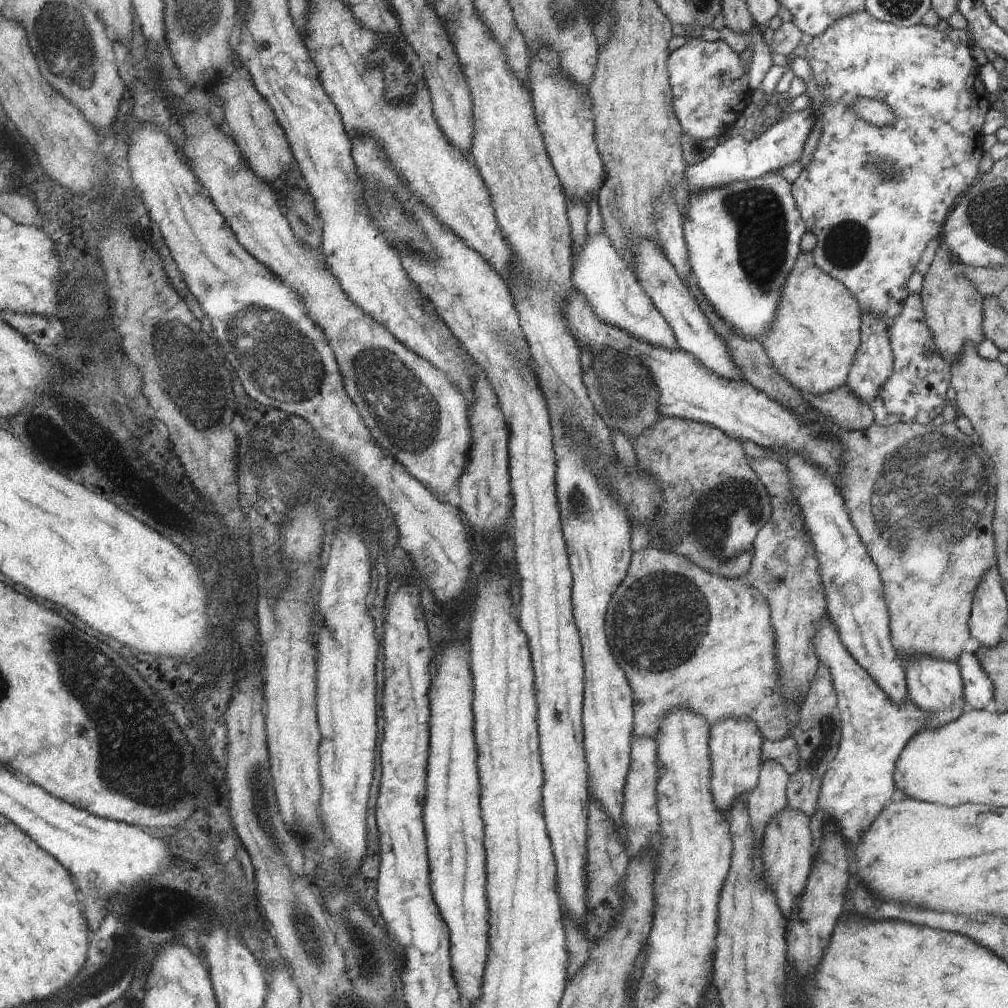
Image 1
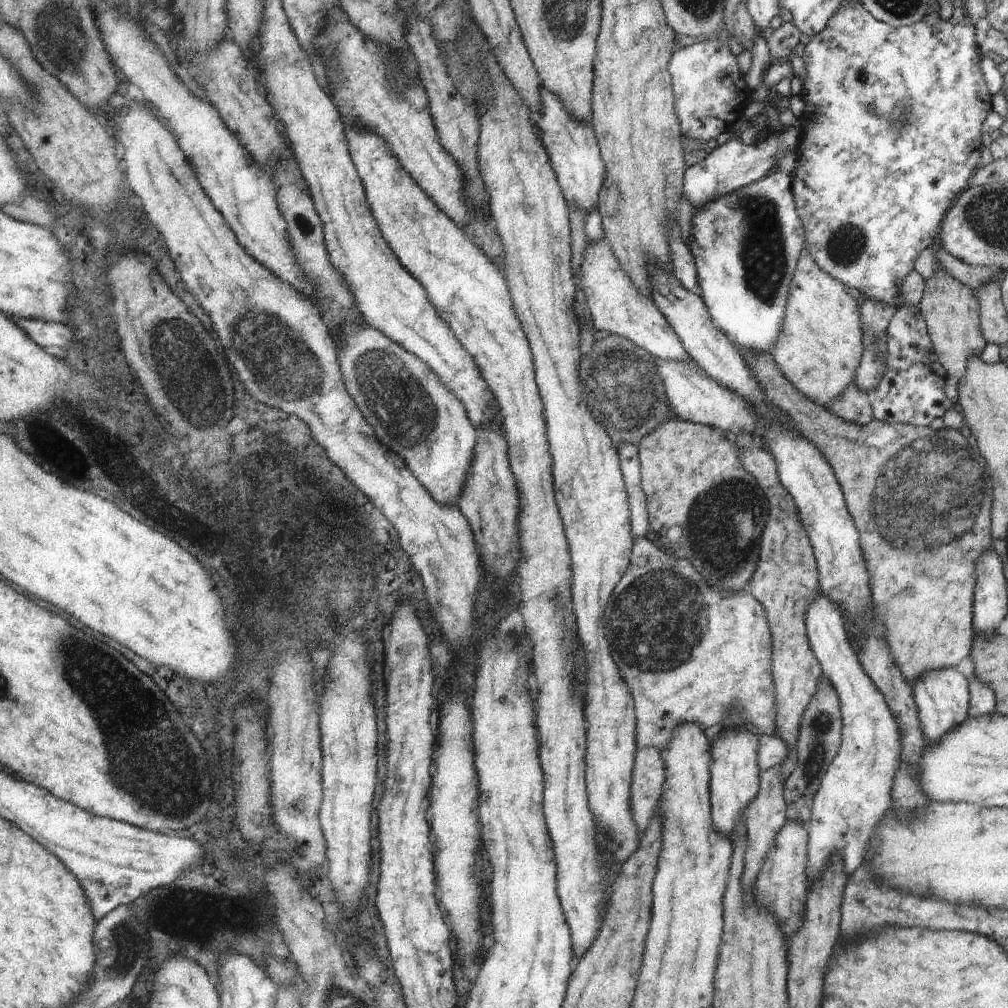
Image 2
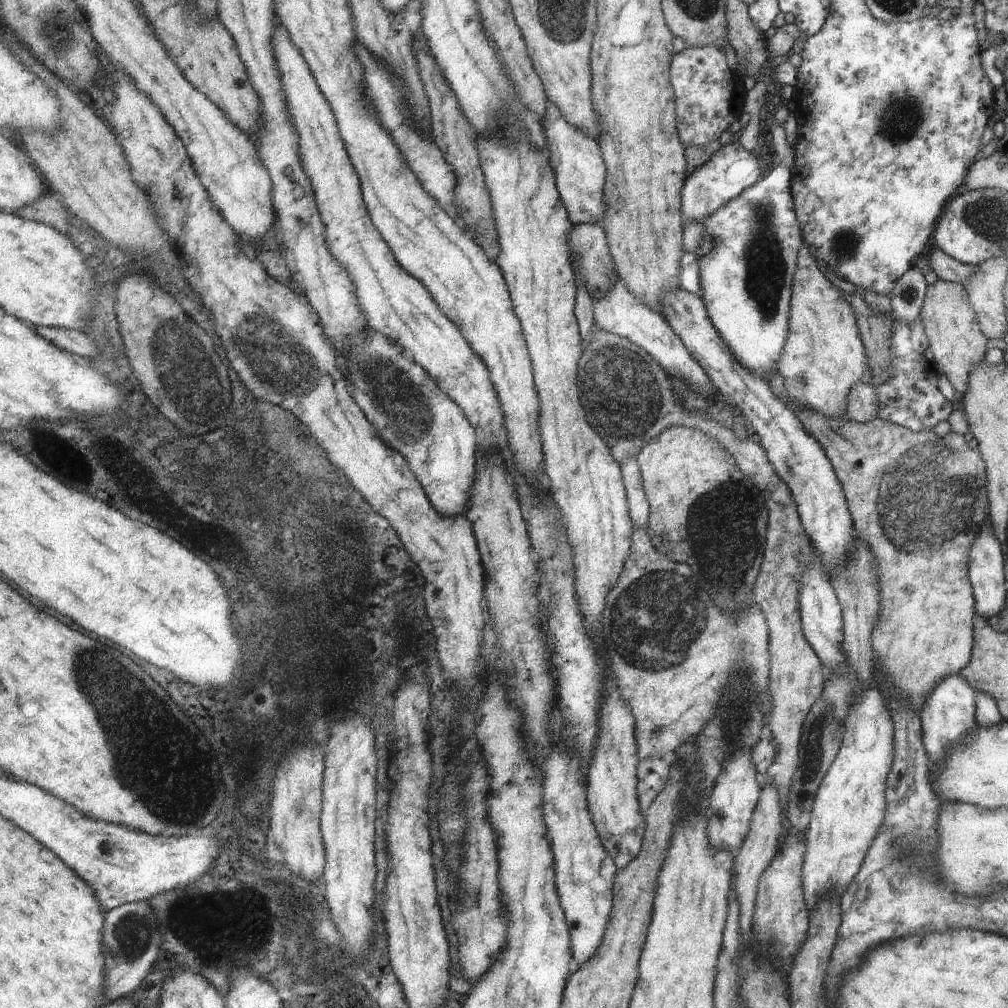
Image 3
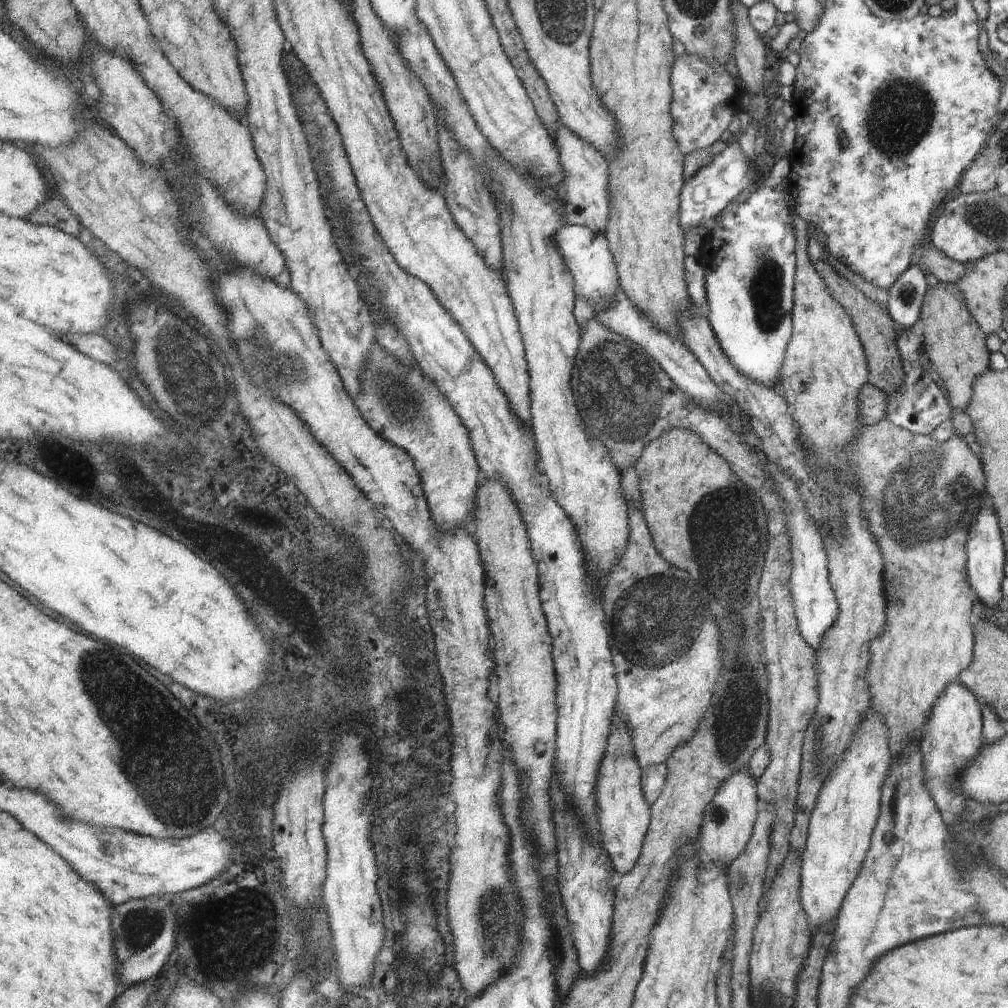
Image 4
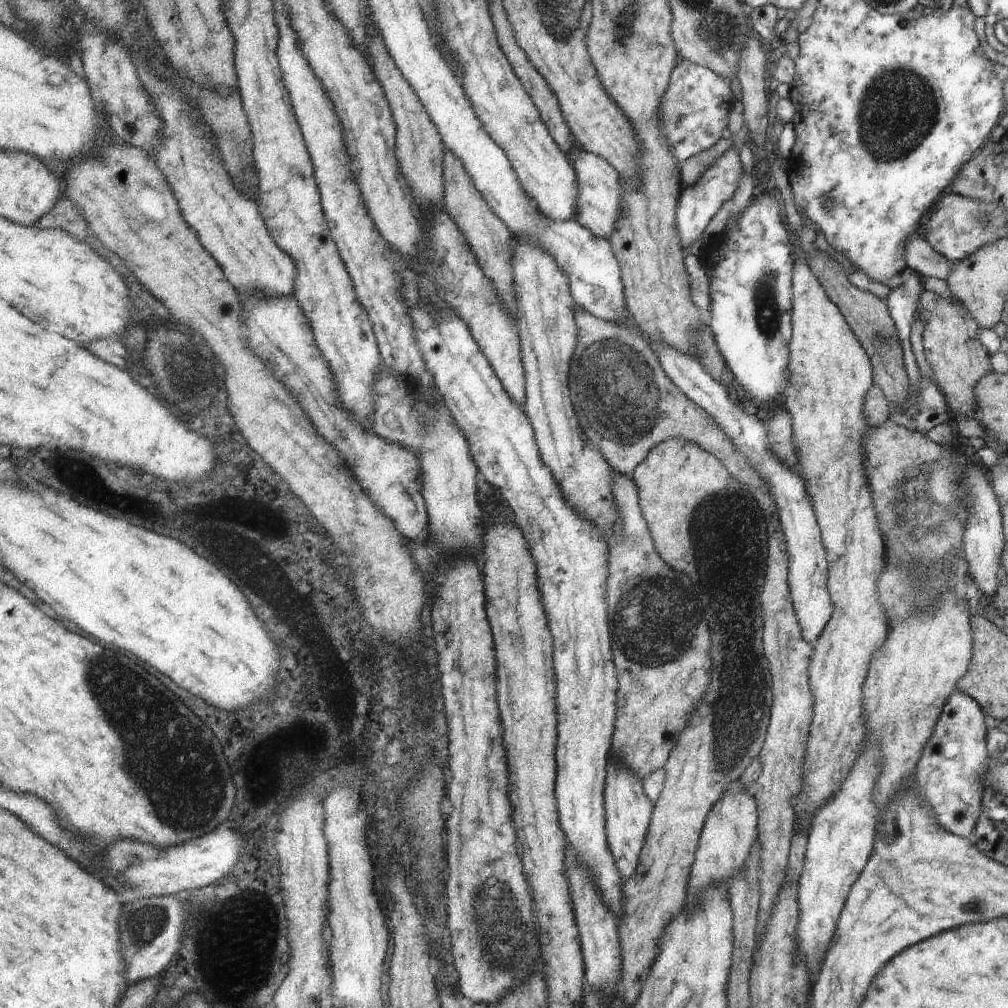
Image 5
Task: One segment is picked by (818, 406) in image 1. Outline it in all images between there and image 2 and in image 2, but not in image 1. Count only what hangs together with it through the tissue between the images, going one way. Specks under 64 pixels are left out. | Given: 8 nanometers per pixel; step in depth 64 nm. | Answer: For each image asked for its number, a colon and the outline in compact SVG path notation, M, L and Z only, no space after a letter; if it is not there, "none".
2: M849 384L841 396L827 408L827 412L857 424L857 426L867 426L873 420L873 408L869 404L869 392L863 392L855 384Z

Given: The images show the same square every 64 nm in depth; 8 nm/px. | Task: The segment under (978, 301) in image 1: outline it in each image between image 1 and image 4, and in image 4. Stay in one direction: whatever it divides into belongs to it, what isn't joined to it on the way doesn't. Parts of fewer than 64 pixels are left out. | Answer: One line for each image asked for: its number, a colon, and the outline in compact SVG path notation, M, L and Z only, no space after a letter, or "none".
2: M933 268L935 274L925 282L923 298L919 302L919 312L925 320L927 334L939 364L943 366L947 380L961 384L965 378L969 358L977 358L981 350L987 346L987 340L979 328L979 302L971 288L951 278L947 272Z
3: M945 280L927 284L919 320L923 324L923 330L925 330L925 336L929 342L927 350L931 350L937 372L949 380L951 388L955 390L953 404L959 406L963 402L961 396L965 396L965 392L967 392L969 372L985 360L985 352L987 352L987 346L985 346L987 336L979 330L979 324L969 306L969 296L965 294L965 288L961 284L953 284L953 282L945 282Z
4: M939 284L923 294L917 330L921 332L921 352L943 380L951 410L963 410L967 414L973 382L989 368L989 352L985 348L985 332L981 332L953 284Z

